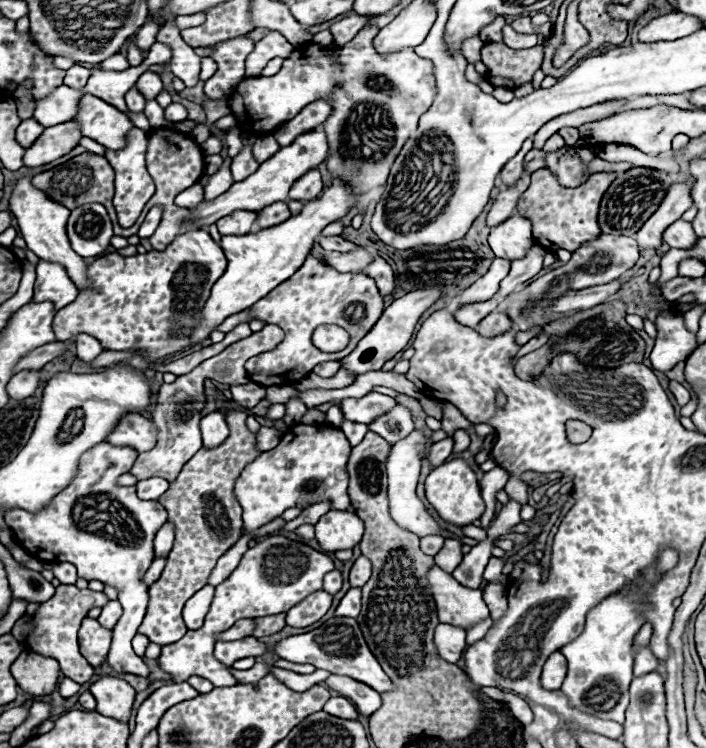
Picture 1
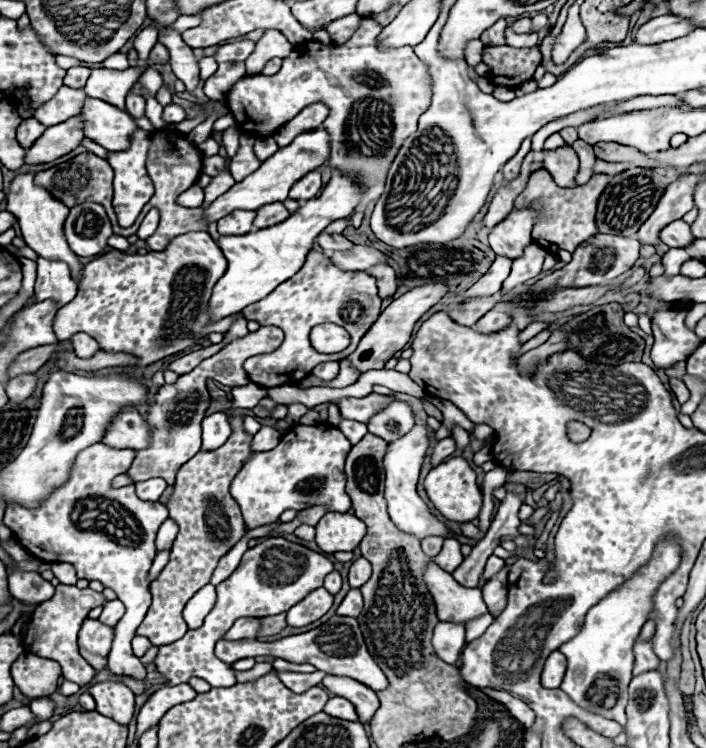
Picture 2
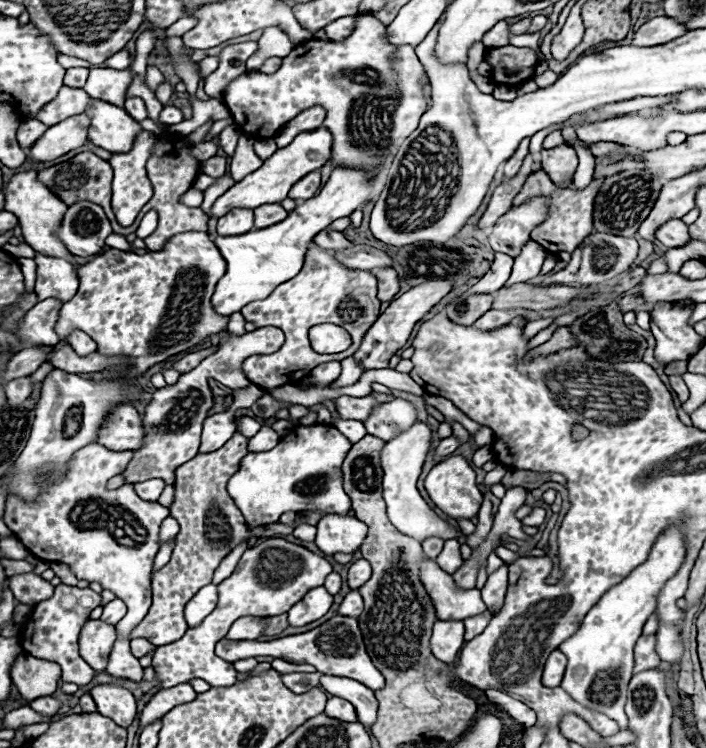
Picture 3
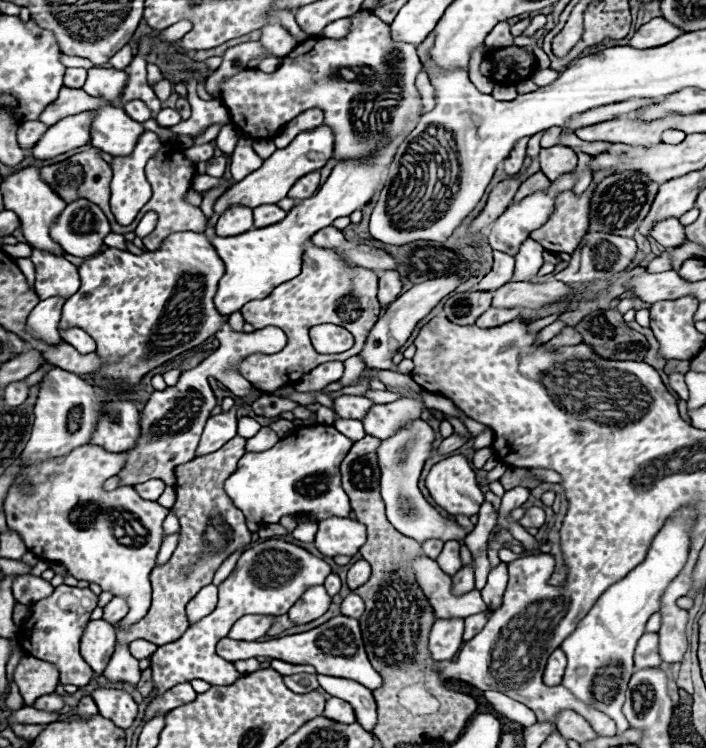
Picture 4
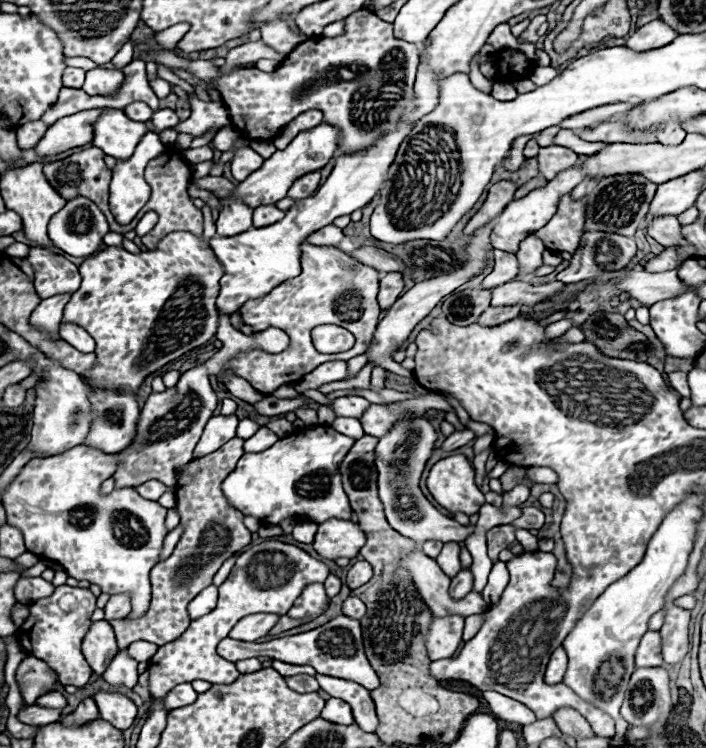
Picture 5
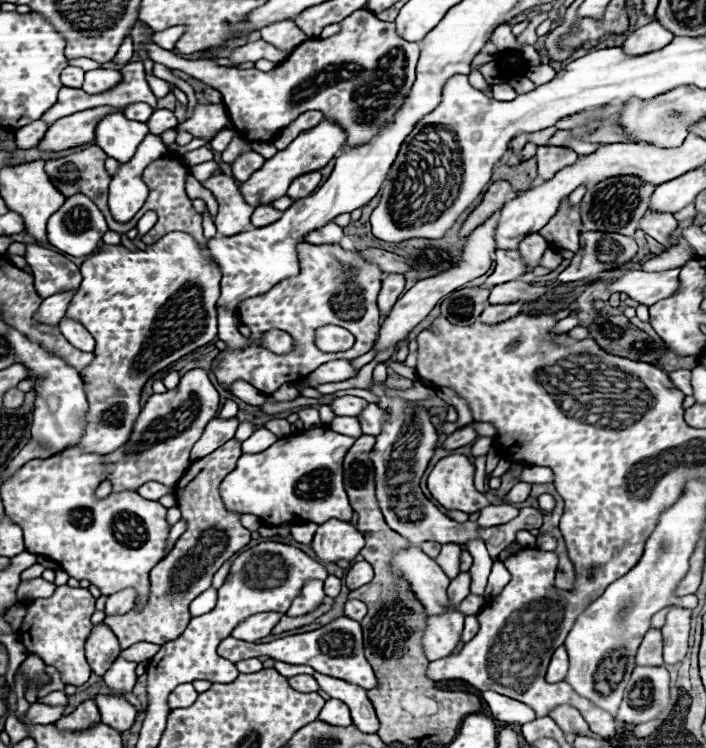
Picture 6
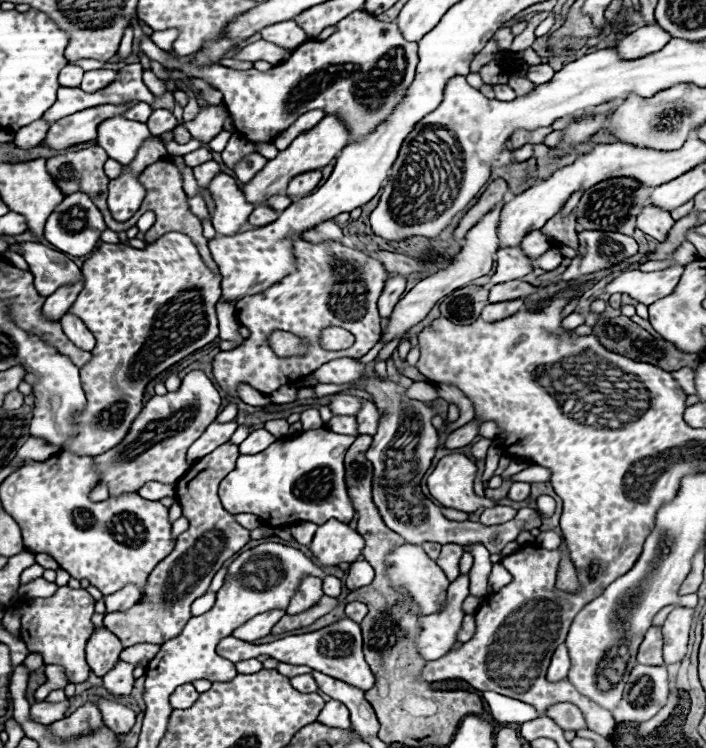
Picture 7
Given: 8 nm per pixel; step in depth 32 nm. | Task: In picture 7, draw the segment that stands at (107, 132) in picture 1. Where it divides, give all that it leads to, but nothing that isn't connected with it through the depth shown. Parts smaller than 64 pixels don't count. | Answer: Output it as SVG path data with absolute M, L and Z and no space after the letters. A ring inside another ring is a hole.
M124 116L108 118L98 126L98 146L102 146L108 156L120 164L130 164L138 154L136 150L150 138L150 130L142 122L126 120Z

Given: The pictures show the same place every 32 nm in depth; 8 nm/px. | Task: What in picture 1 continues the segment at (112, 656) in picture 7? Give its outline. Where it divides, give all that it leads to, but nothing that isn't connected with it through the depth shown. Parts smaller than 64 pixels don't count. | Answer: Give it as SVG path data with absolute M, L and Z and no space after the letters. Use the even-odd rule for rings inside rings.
M84 618L78 632L80 652L94 666L102 666L106 662L106 654L112 642L112 630L106 630L98 620Z

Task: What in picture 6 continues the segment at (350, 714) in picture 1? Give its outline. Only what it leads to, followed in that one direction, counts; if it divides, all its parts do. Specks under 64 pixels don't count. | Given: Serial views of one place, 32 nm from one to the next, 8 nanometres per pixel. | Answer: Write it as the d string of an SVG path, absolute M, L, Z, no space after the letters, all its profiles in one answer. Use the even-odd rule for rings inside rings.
M330 698L326 702L326 706L322 708L318 720L326 722L326 724L332 724L332 726L350 726L352 724L348 706L344 702L340 702L340 700L334 700L334 698Z

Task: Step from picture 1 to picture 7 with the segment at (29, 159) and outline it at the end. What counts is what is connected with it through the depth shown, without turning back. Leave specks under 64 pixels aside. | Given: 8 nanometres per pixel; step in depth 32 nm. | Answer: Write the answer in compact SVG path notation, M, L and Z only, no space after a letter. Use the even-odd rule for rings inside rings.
M128 102L128 104L102 104L102 106L94 106L94 108L80 110L76 114L66 116L66 118L60 118L60 120L56 120L50 126L48 136L42 142L42 146L54 148L54 150L62 150L62 148L70 148L74 144L90 142L90 140L96 138L98 126L106 118L124 114L134 104L138 104L138 102Z

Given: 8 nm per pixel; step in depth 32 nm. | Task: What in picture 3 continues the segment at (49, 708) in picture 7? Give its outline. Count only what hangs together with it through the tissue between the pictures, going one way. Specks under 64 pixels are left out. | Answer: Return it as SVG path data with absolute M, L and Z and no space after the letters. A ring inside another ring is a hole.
M20 706L12 712L6 714L4 718L4 728L14 730L16 726L26 726L26 724L38 724L38 722L52 722L54 716L44 716L40 712L34 712L30 706Z

